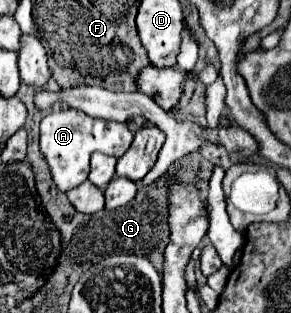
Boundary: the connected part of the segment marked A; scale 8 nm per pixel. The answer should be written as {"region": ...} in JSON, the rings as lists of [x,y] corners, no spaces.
{"region":[[[68,108],[64,112],[52,112],[40,124],[40,150],[50,164],[52,178],[62,192],[68,192],[82,184],[90,172],[92,152],[102,152],[114,158],[120,158],[132,144],[132,132],[126,124],[108,122],[100,118],[90,118],[88,114]]]}

